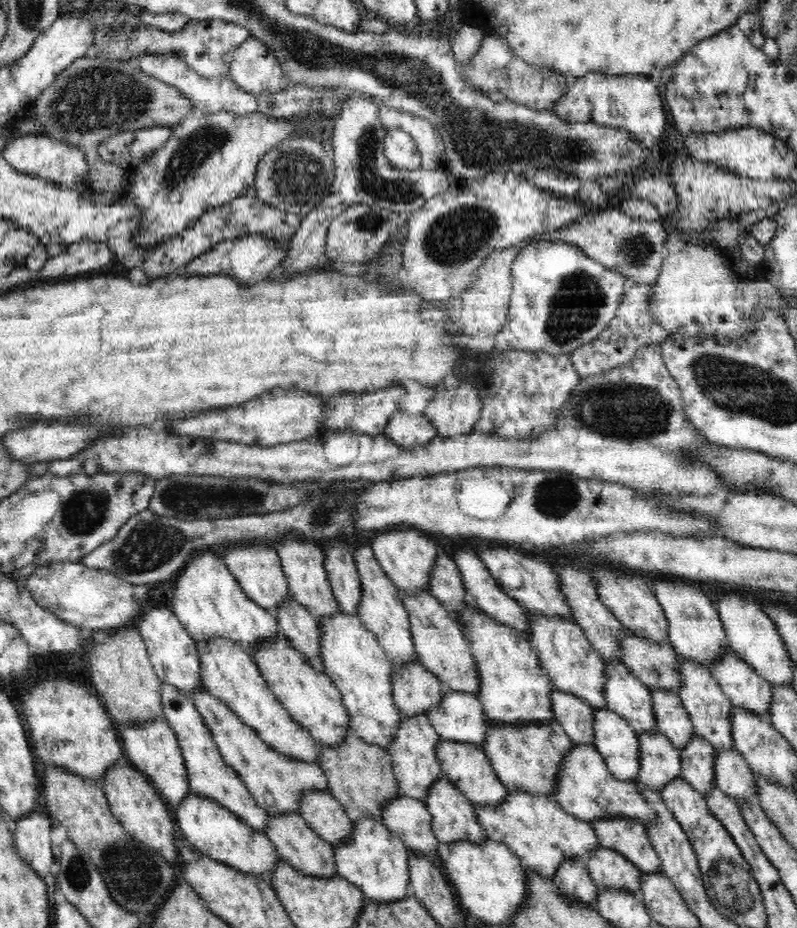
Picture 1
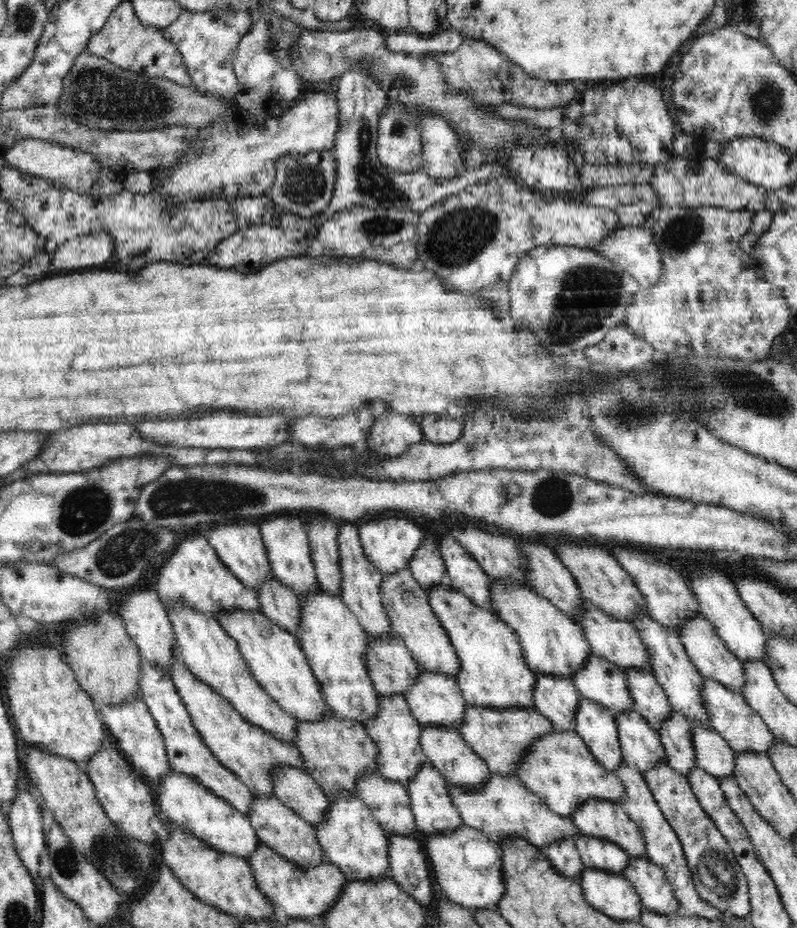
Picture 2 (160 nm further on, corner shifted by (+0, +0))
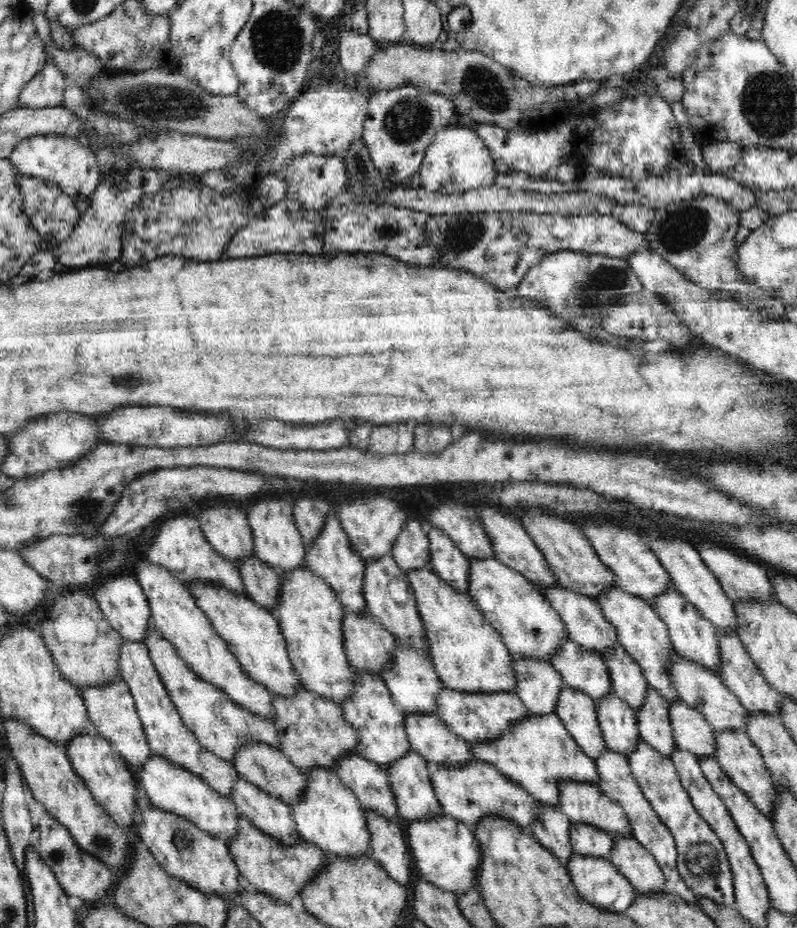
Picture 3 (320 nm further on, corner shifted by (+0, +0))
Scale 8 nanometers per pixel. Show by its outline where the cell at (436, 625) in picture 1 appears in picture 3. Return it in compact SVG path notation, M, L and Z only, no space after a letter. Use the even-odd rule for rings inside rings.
M390 554L365 561L363 582L368 612L400 641L400 645L427 652L424 623L420 618L413 590L410 588L407 573L397 565L394 557Z

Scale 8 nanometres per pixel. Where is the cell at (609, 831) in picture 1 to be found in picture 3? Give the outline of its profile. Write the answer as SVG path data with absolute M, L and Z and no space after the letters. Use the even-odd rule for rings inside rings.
M564 780L558 784L559 805L572 823L594 825L616 836L633 836L623 808L606 796L597 784Z

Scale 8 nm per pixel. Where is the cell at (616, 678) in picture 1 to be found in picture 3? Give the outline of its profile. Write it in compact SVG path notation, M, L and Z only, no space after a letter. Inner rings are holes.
M563 642L549 658L549 663L561 674L566 685L596 701L613 692L603 657L577 642Z

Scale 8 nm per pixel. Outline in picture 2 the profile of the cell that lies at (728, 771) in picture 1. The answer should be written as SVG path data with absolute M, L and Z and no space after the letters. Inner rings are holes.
M690 721L692 743L696 751L698 767L712 774L715 778L733 776L736 754L726 740L714 730Z

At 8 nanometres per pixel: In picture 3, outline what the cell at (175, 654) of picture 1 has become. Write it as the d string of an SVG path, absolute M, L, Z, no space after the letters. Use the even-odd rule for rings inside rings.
M124 574L116 575L114 578L103 578L93 586L93 589L94 600L109 620L112 628L128 641L143 642L145 631L152 622L147 596L145 596L136 577L132 574Z

